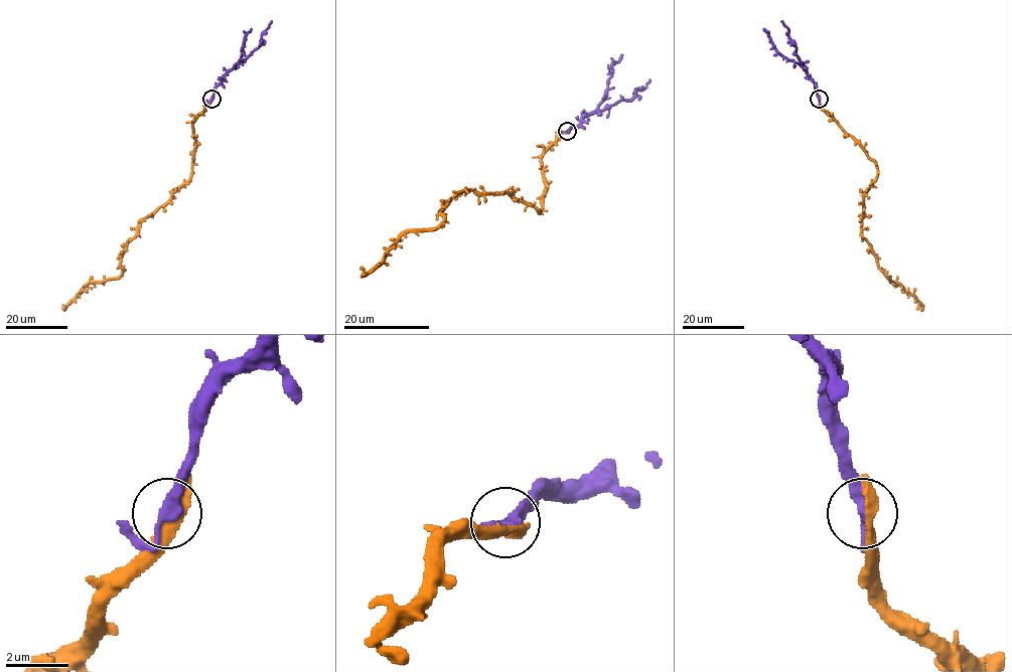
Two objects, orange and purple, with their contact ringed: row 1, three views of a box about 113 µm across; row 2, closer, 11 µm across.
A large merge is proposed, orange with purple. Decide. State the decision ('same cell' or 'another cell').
same cell

